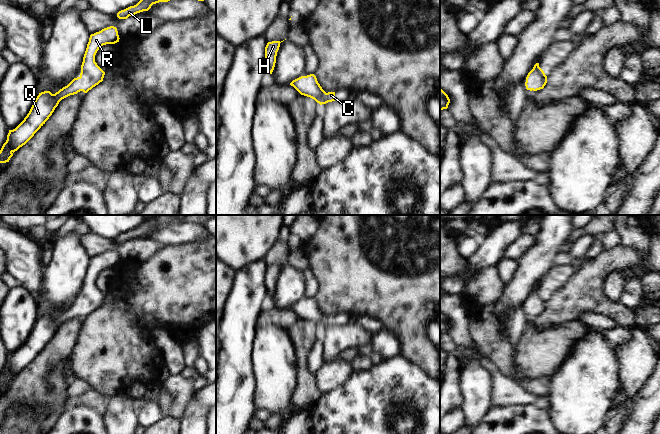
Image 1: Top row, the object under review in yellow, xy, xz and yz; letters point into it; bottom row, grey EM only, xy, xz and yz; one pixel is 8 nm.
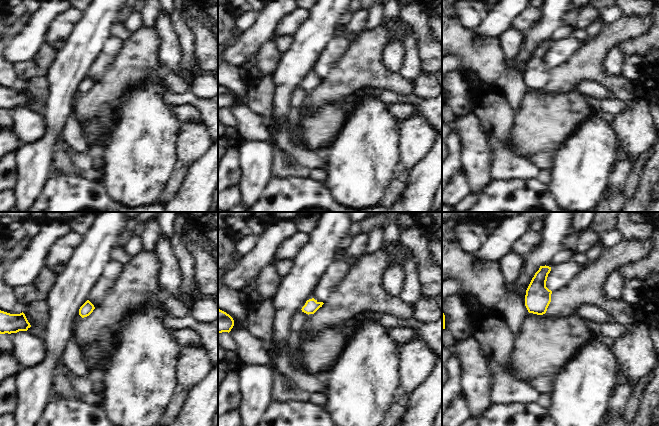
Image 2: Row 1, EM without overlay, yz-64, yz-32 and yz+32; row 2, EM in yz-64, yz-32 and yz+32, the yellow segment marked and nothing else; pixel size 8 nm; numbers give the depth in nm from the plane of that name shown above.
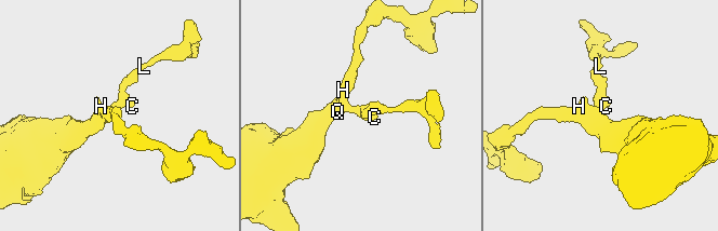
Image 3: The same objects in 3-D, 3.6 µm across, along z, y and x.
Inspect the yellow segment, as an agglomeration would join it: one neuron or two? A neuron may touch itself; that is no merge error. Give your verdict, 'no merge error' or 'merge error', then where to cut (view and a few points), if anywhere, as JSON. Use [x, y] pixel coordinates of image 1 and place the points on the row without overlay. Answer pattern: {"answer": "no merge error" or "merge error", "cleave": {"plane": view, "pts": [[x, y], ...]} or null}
{"answer": "no merge error", "cleave": null}

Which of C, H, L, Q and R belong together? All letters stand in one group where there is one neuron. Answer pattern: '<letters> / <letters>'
C H L Q R

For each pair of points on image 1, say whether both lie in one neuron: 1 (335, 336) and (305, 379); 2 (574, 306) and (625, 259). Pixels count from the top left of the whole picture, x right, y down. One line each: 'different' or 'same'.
1: different
2: same

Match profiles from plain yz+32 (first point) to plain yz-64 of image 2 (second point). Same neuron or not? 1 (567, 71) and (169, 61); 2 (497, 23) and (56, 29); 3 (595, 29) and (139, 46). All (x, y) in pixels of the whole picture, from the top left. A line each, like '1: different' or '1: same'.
1: different
2: different
3: different

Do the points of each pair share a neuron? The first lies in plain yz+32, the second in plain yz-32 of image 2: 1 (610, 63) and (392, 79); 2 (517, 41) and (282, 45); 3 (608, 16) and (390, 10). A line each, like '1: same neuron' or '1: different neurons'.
1: different neurons
2: same neuron
3: same neuron

